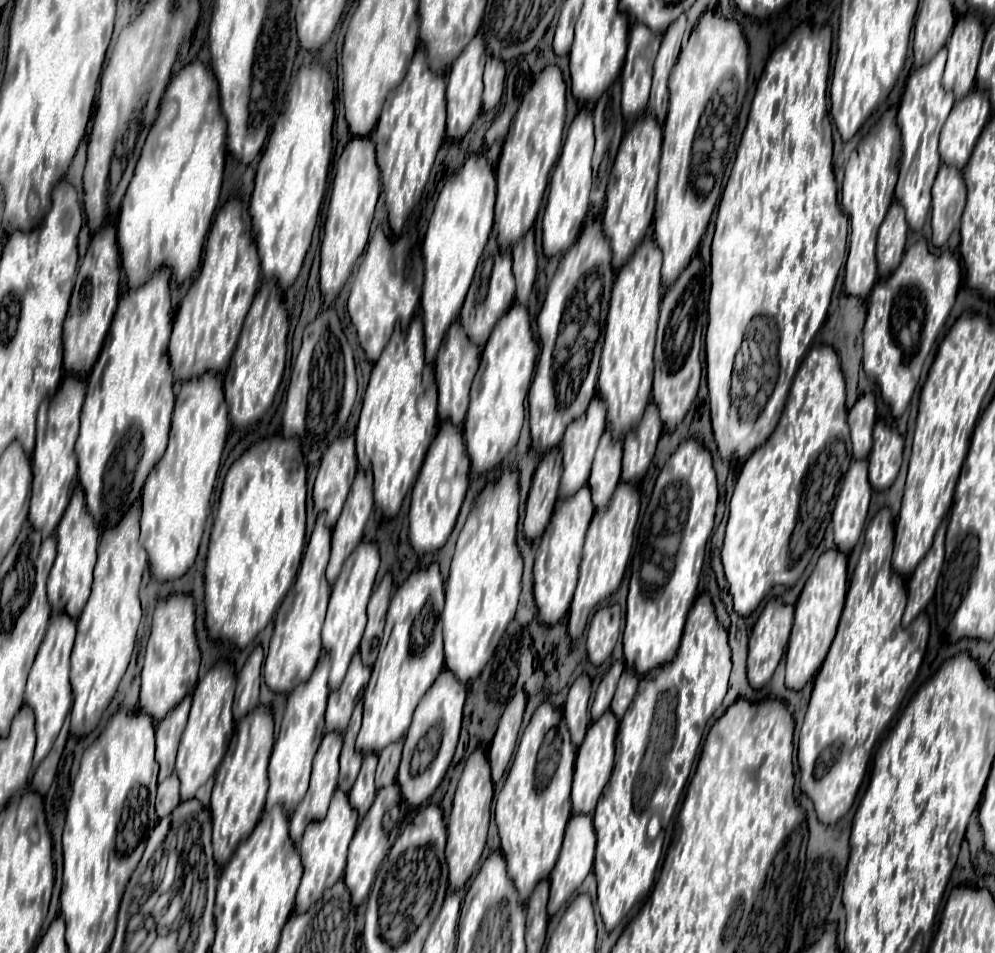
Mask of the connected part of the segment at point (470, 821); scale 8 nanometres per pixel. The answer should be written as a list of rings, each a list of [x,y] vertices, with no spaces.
[[[478,746],[464,762],[456,794],[454,794],[454,804],[452,812],[448,818],[448,844],[446,844],[446,862],[448,862],[448,882],[450,890],[462,888],[466,880],[474,874],[478,868],[480,854],[486,844],[486,832],[488,832],[488,822],[490,822],[490,802],[492,802],[492,778],[490,778],[490,766],[484,750]]]

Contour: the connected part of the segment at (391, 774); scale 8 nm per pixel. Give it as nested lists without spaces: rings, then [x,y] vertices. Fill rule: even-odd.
[[[394,742],[394,746],[386,746],[386,750],[382,750],[382,754],[378,754],[378,758],[380,758],[378,768],[376,768],[376,786],[378,788],[396,780],[400,752],[402,752],[402,742]]]

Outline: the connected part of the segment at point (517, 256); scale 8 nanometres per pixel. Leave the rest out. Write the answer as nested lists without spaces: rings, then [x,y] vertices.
[[[528,230],[512,246],[512,262],[514,262],[514,278],[516,278],[516,300],[526,304],[536,276],[536,250],[534,250],[532,230]]]

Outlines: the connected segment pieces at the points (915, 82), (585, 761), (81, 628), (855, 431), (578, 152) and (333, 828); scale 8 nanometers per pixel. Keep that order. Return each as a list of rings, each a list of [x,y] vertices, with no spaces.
[[[942,48],[922,70],[914,68],[906,82],[900,106],[898,106],[898,128],[902,136],[902,156],[900,156],[900,178],[896,184],[896,198],[906,210],[906,220],[912,230],[920,230],[926,214],[930,212],[930,190],[940,166],[938,156],[938,134],[948,118],[954,96],[942,88],[942,72],[946,64],[946,48]]]
[[[610,710],[598,718],[598,722],[590,724],[590,730],[586,730],[586,738],[582,746],[578,746],[576,762],[574,762],[574,780],[572,780],[572,810],[582,814],[592,814],[596,808],[596,802],[610,778],[612,766],[614,766],[614,750],[616,750],[616,730],[618,730],[618,718]]]
[[[134,504],[126,512],[126,518],[114,528],[106,528],[98,542],[98,562],[94,568],[92,594],[78,616],[78,632],[70,660],[72,682],[72,732],[76,736],[88,734],[100,720],[104,708],[110,704],[120,678],[126,672],[130,656],[134,652],[136,630],[142,618],[140,608],[140,580],[148,566],[146,550],[138,544],[140,532],[140,506]]]
[[[862,394],[856,404],[848,410],[848,426],[852,438],[854,458],[866,458],[872,448],[872,428],[876,422],[876,400],[874,394]]]
[[[582,108],[576,118],[572,120],[560,158],[554,166],[552,178],[550,178],[550,188],[548,188],[548,202],[542,218],[542,242],[544,242],[544,252],[546,256],[554,254],[564,254],[568,246],[574,242],[578,236],[586,214],[590,210],[590,186],[592,186],[592,148],[594,148],[594,132],[592,132],[592,112],[588,108]]]
[[[336,788],[334,798],[330,800],[330,810],[326,818],[318,822],[310,822],[310,826],[306,826],[302,840],[298,844],[302,864],[304,864],[304,876],[298,888],[296,912],[306,912],[324,894],[324,890],[328,890],[334,882],[342,878],[346,868],[346,848],[348,848],[348,842],[352,840],[356,824],[358,824],[358,814],[354,814],[354,808],[348,802],[348,792]]]

